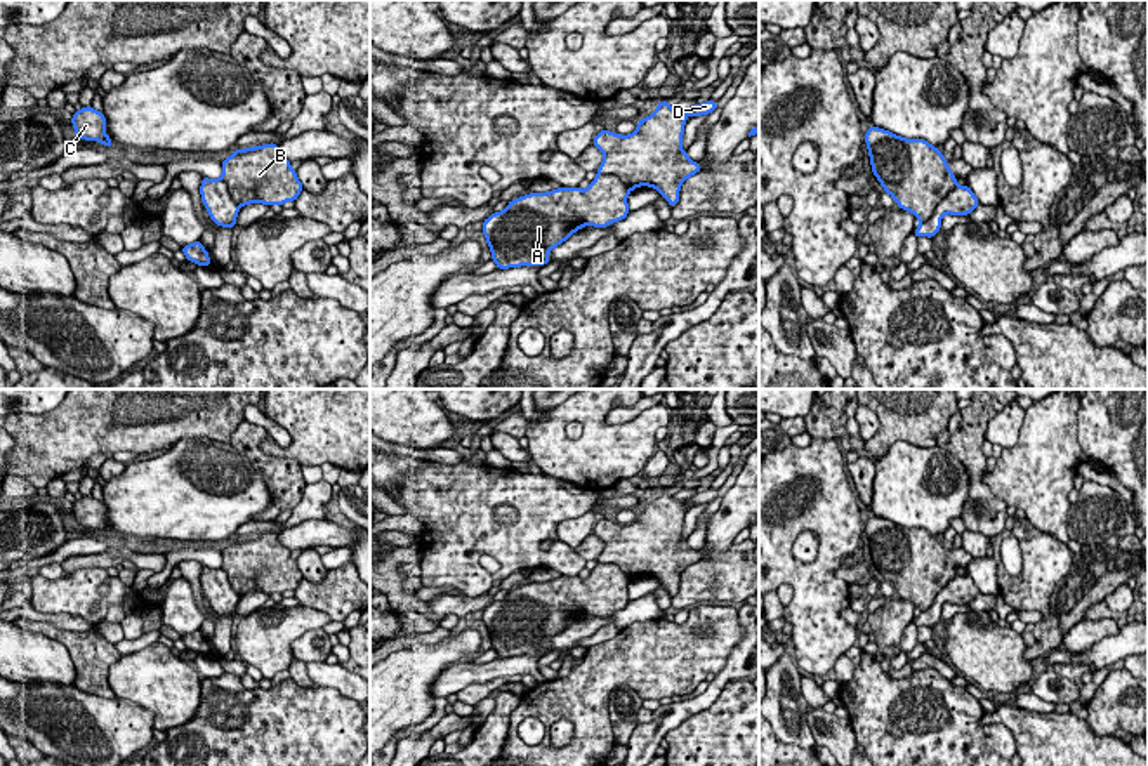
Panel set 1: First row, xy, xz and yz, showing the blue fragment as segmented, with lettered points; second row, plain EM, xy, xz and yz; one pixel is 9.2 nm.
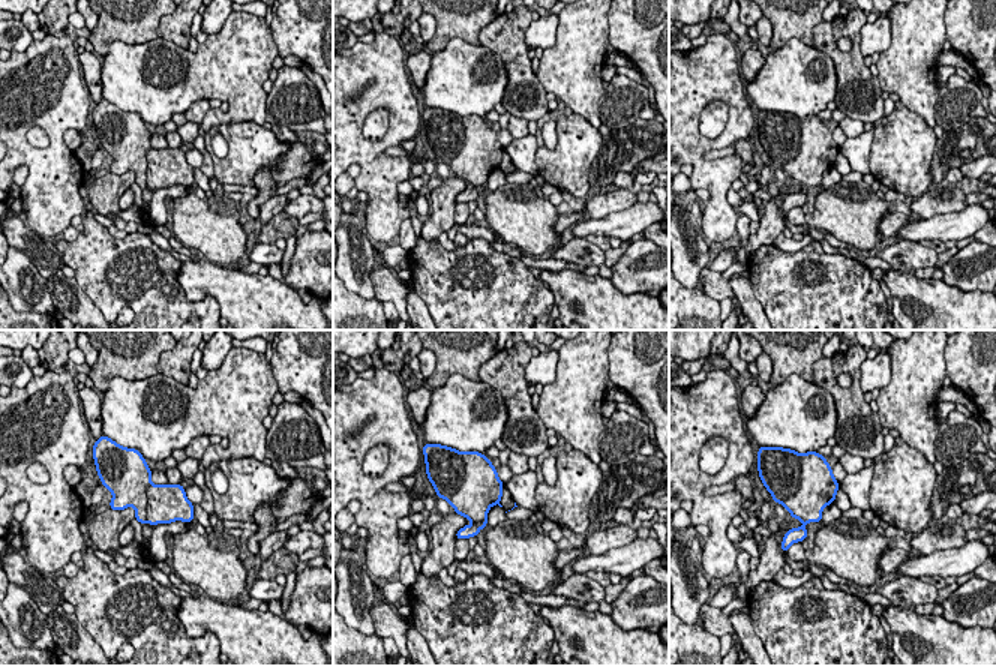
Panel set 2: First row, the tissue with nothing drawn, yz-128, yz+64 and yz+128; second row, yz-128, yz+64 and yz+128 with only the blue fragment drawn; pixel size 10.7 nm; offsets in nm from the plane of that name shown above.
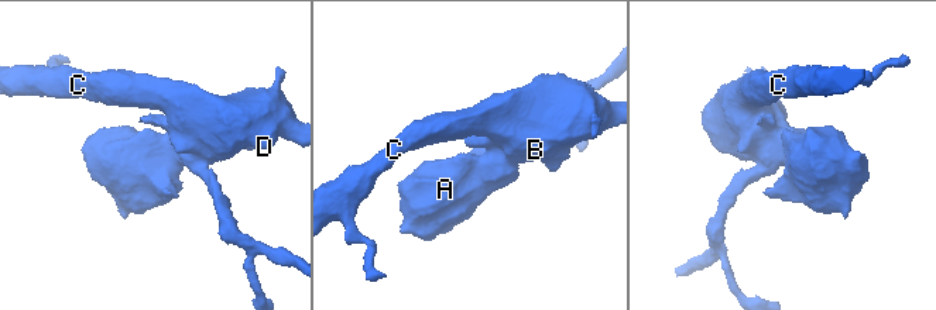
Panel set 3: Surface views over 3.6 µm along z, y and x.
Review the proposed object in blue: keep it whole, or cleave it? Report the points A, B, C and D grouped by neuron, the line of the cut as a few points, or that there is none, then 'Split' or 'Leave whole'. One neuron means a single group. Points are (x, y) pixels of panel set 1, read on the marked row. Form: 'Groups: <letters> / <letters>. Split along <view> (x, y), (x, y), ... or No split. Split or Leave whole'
Groups: A / B C D. Split along yz (956, 184), (936, 205), (935, 212), (921, 223). Split

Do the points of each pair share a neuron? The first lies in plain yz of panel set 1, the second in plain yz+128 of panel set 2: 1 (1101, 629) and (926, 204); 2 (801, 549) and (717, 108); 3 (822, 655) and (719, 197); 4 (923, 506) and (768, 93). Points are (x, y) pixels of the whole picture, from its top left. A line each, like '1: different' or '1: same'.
1: same
2: same
3: same
4: same

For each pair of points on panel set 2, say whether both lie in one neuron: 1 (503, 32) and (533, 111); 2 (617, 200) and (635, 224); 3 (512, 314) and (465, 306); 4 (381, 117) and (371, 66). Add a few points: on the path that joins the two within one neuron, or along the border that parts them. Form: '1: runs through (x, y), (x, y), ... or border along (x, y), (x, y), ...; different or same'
1: runs through (513, 51), (524, 92); same
2: border along (638, 203), (602, 218), (588, 218); different
3: runs through (500, 314), (492, 314), (485, 306), (477, 306); same
4: border along (384, 107), (386, 134), (369, 141); different

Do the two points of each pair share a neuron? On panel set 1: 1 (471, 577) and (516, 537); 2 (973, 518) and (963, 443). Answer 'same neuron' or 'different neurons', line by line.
1: same neuron
2: same neuron

